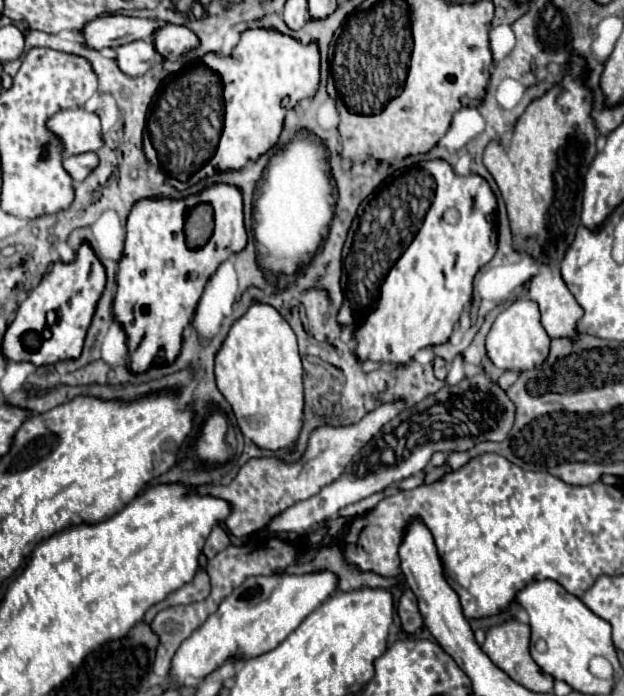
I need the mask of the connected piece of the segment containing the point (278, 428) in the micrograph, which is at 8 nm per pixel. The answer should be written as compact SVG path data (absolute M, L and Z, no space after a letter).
M255 304L249 308L249 312L243 318L239 318L231 326L227 340L223 342L221 350L215 356L215 378L217 378L217 388L231 404L237 426L245 438L249 438L257 448L263 450L273 450L273 452L295 450L303 428L303 406L305 406L303 366L297 352L297 338L291 326L281 318L281 314L275 308L267 304Z

